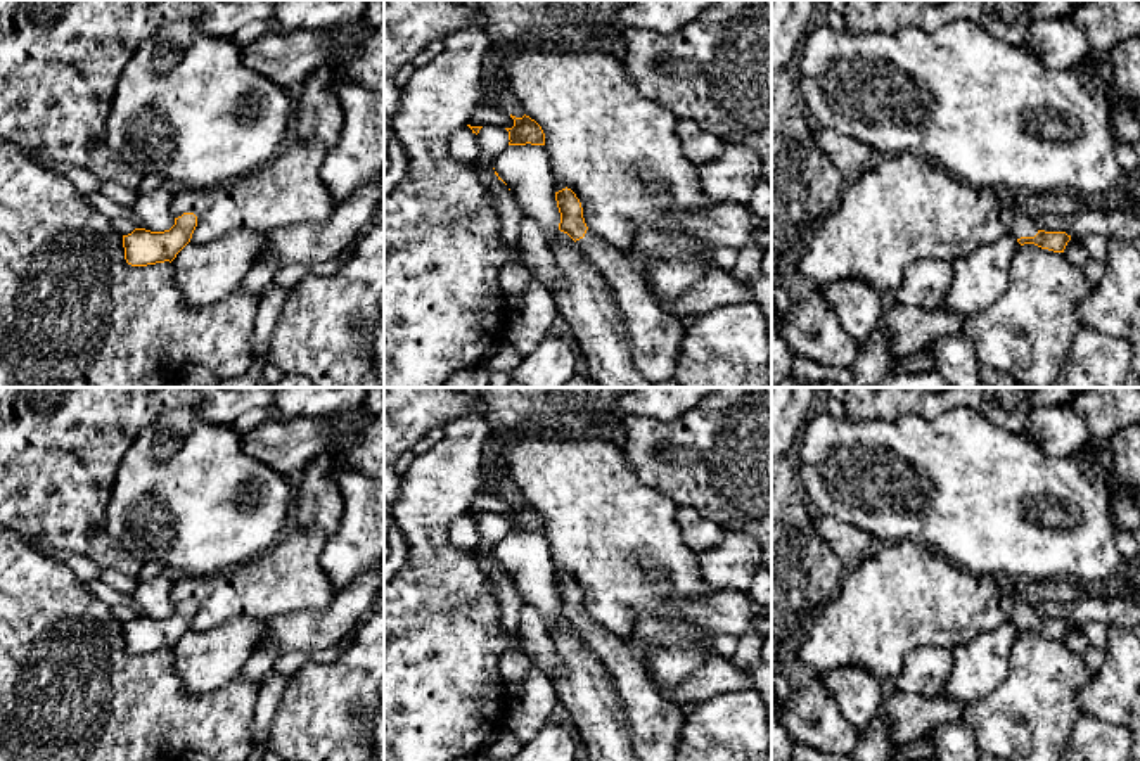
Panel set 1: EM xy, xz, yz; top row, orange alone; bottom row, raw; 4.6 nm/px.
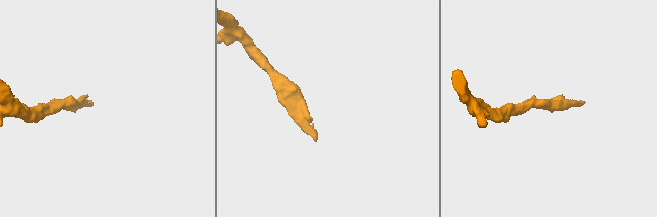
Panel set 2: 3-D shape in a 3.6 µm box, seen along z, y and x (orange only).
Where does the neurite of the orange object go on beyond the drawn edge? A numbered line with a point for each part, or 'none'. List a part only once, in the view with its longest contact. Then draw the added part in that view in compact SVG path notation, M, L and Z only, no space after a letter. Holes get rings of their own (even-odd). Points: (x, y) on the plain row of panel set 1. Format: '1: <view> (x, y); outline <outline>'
1: yz (1018, 613); outline M1003 595L1002 598L1002 609L1009 623L1021 626L1021 624L1034 624L1040 617L1036 607L1015 600L1009 595Z

